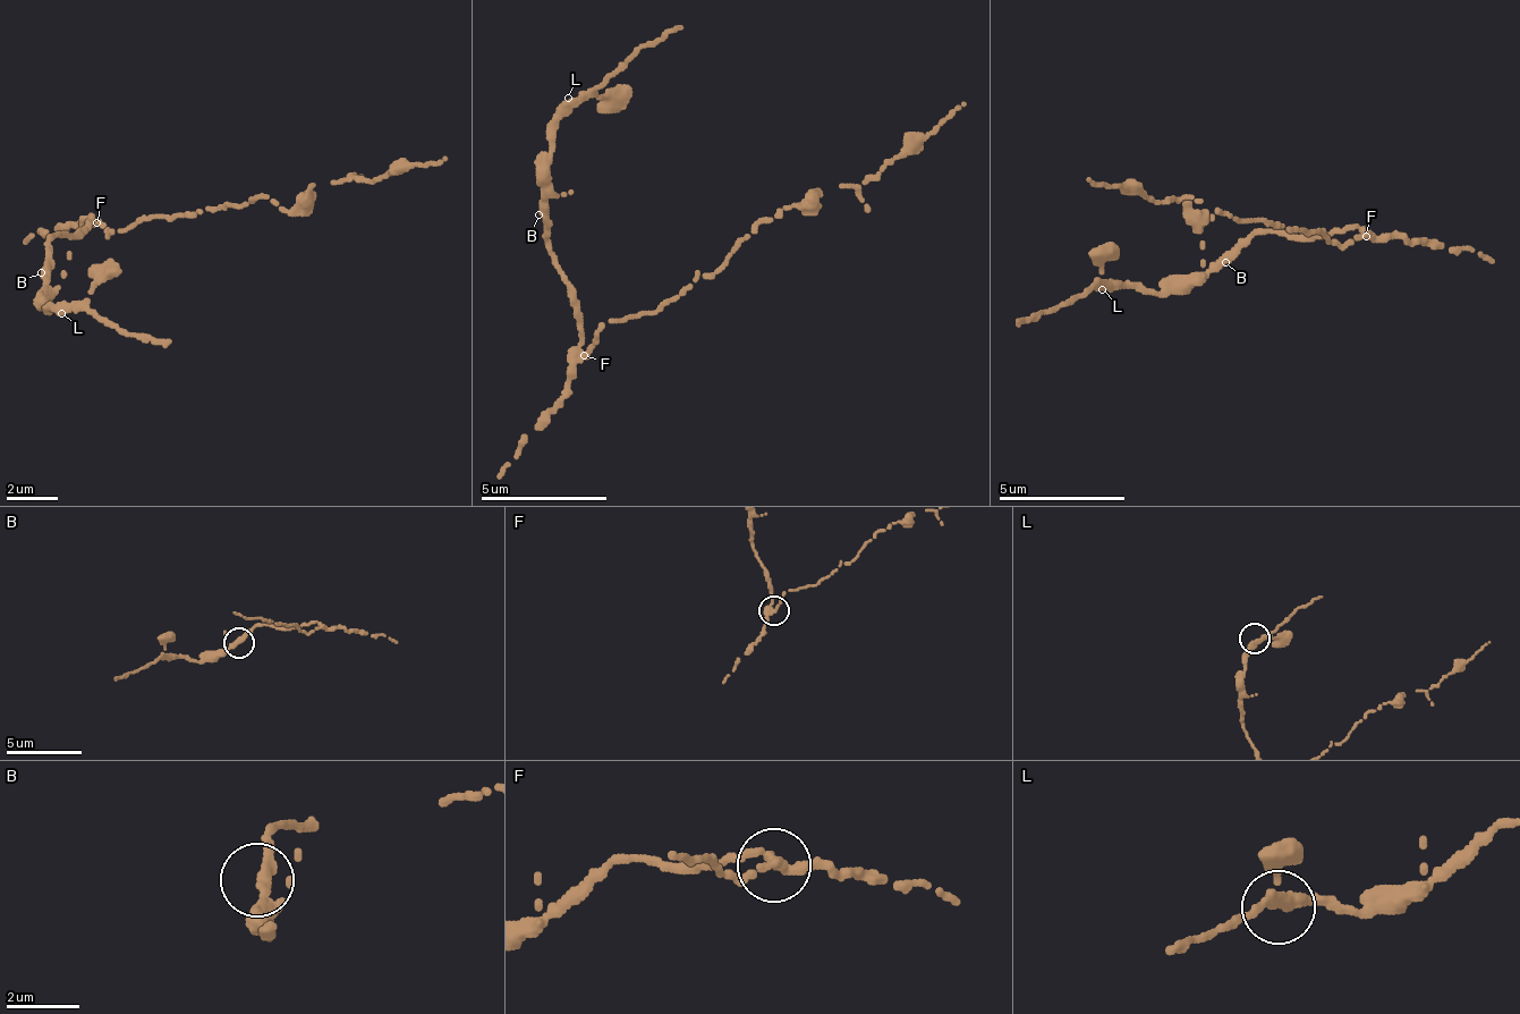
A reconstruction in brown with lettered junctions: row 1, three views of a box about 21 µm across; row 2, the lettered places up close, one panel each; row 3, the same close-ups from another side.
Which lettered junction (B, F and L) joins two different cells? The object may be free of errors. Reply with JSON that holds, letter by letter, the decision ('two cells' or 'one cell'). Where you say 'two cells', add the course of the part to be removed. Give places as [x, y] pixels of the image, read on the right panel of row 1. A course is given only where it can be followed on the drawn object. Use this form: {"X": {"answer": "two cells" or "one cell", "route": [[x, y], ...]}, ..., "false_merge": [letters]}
{"B": {"answer": "one cell"}, "F": {"answer": "two cells", "route": [[1367, 237], [1334, 245], [1316, 234], [1225, 211], [1204, 228], [1179, 197], [1151, 201], [1087, 177]]}, "L": {"answer": "one cell"}, "false_merge": ["F"]}

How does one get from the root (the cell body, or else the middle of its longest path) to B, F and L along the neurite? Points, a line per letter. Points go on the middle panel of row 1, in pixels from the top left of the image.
B: (604, 326), (586, 351), (580, 343), (580, 318), (574, 312), (574, 287), (548, 248), (545, 220), (538, 214)
F: (604, 326), (597, 332), (597, 345), (586, 356)
L: (604, 326), (586, 351), (574, 312), (574, 287), (548, 248), (544, 159), (555, 149), (555, 110), (568, 98)

